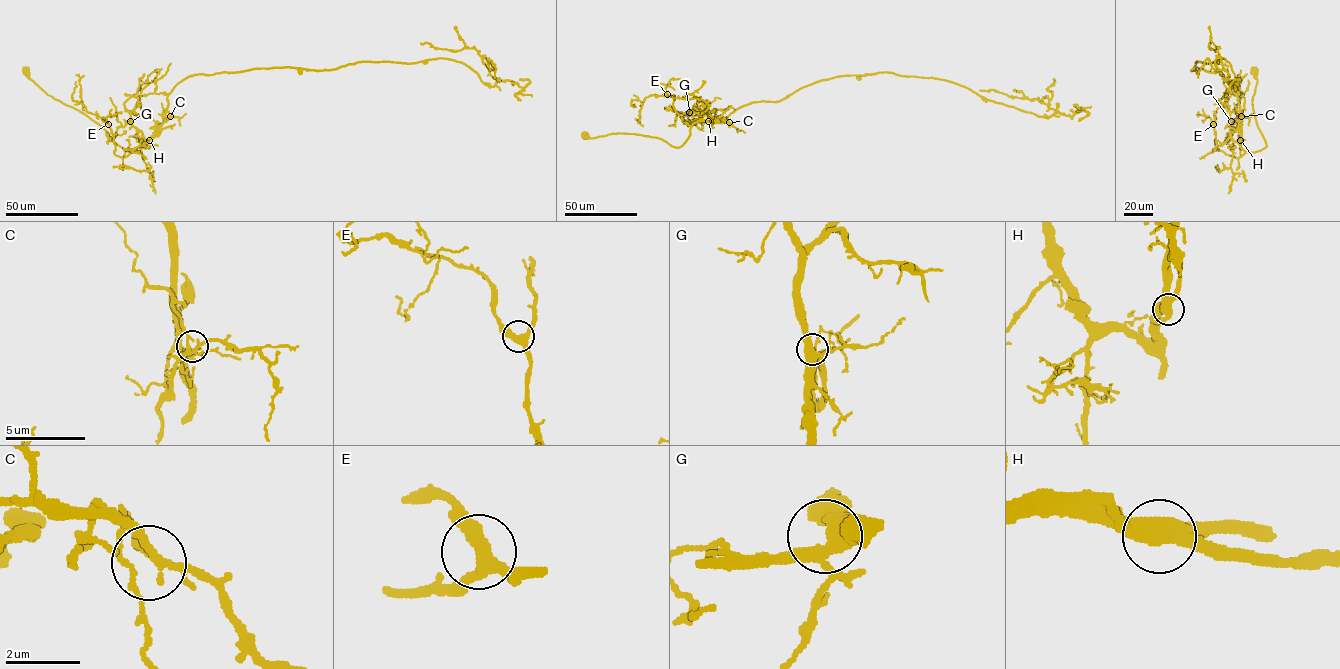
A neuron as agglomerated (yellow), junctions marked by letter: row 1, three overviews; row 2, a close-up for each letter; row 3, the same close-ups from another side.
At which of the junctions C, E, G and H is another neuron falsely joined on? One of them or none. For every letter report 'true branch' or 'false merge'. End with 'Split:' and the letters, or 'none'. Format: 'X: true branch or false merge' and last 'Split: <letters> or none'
C: true branch
E: true branch
G: true branch
H: true branch
Split: none

